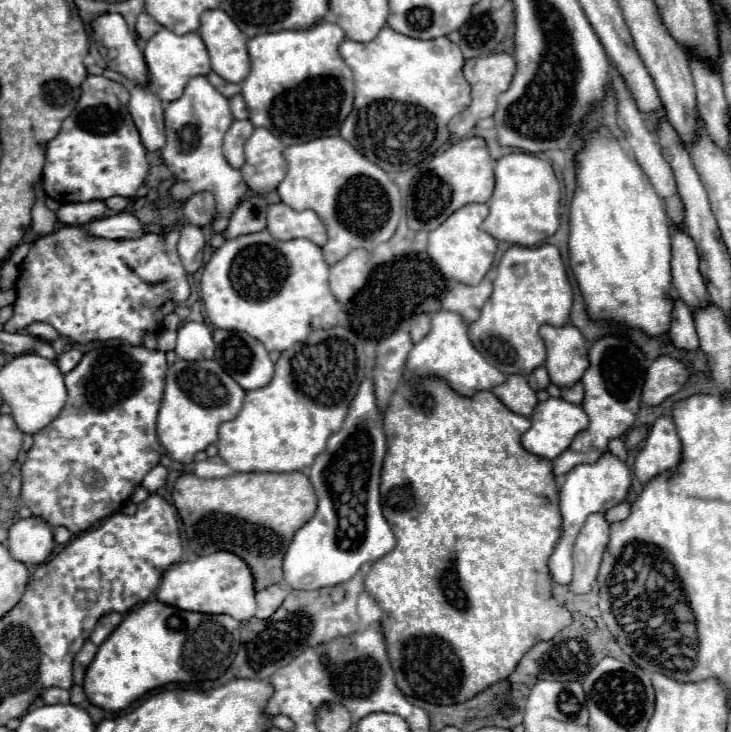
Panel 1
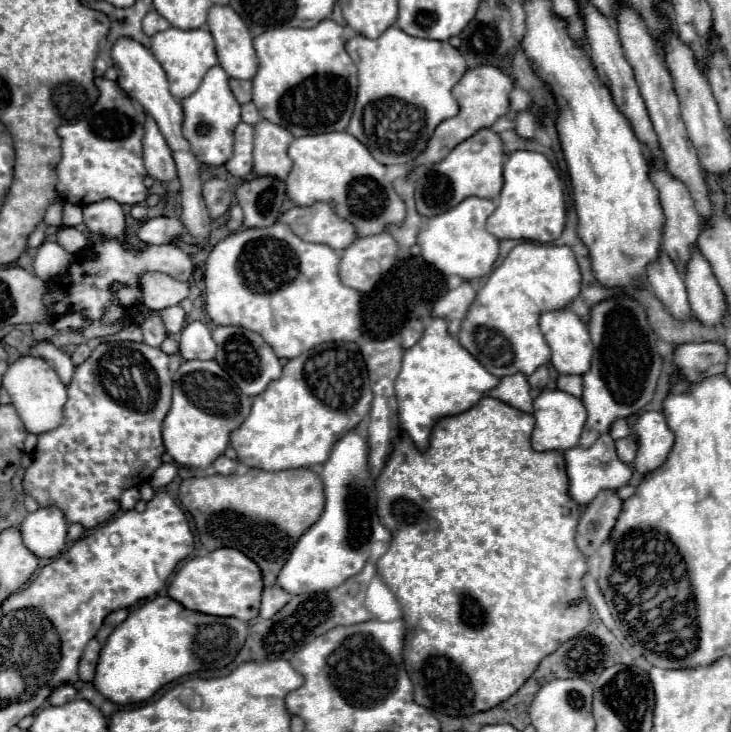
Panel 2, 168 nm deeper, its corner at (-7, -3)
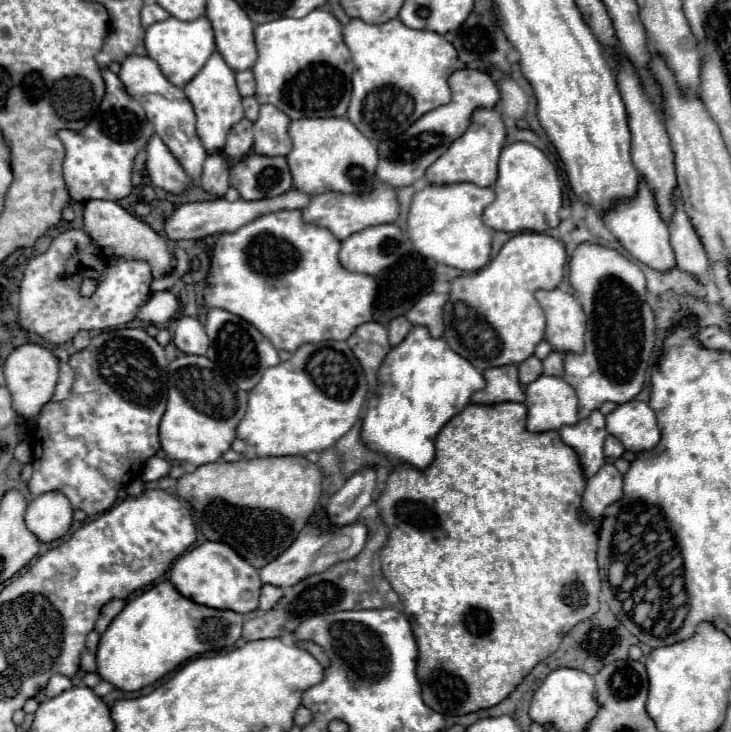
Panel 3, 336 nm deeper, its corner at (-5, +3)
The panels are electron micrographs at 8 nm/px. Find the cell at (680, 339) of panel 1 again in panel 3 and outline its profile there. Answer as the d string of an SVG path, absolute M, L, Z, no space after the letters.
M639 178L639 188L635 196L615 202L609 210L601 214L601 220L605 228L623 244L623 248L639 262L651 266L653 270L661 270L661 272L667 272L675 266L675 256L669 244L669 226L661 218L655 196L643 178Z

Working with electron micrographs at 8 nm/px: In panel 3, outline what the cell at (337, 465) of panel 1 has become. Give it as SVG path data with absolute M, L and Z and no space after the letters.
M321 514L317 524L307 526L307 528L301 532L301 536L299 536L277 560L265 564L265 566L259 570L261 582L263 582L263 584L273 584L273 586L287 588L287 586L293 586L293 584L301 582L305 576L325 572L325 570L327 570L329 566L333 566L335 562L355 558L355 556L363 550L365 540L367 540L367 528L365 528L361 522L355 522L355 524L343 526L343 528L333 528L331 532L323 530L323 526L327 526L327 524L329 524L329 520Z

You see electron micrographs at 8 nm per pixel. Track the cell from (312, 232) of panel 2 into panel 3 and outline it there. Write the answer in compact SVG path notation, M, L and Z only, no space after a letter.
M375 186L371 192L365 194L325 192L321 196L315 196L313 204L309 204L309 208L303 208L303 212L305 212L305 220L313 224L321 224L323 228L329 228L339 240L345 240L347 236L363 228L395 222L399 218L399 200L397 200L397 192L391 186Z

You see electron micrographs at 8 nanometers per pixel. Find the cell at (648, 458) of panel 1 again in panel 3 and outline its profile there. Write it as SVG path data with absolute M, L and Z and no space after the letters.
M639 400L617 404L617 408L607 414L607 432L617 436L625 450L631 452L653 448L661 438L653 410Z

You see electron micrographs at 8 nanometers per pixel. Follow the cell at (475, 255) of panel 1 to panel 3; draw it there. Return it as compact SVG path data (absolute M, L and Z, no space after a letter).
M473 182L455 184L427 184L415 192L411 210L407 216L407 236L413 248L439 264L459 268L463 272L475 272L483 268L491 258L491 236L493 230L481 222L485 206L495 200L491 186L477 186Z

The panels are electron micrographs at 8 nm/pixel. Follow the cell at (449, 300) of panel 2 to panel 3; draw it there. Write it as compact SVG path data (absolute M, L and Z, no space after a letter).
M425 294L425 296L419 300L419 304L415 304L415 306L405 314L405 318L407 318L413 326L427 326L431 338L441 338L441 334L443 334L443 312L441 312L441 308L443 308L443 306L445 306L445 294Z

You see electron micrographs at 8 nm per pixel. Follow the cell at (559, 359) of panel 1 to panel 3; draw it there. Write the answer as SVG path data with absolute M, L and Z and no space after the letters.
M537 290L537 302L547 316L545 340L555 352L583 352L585 340L585 312L573 294L553 290Z

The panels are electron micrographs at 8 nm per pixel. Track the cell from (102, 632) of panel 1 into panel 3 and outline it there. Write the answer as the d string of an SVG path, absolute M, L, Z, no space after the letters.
M111 600L109 604L105 604L105 606L101 608L101 616L99 616L97 624L95 624L95 630L97 630L99 634L103 634L103 632L107 630L107 626L111 624L111 620L121 612L123 606L125 606L125 600Z

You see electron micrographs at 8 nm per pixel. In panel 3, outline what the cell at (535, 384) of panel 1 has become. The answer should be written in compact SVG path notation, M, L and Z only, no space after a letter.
M531 356L519 364L519 382L521 384L533 382L533 380L537 380L537 376L541 376L541 360L539 358Z

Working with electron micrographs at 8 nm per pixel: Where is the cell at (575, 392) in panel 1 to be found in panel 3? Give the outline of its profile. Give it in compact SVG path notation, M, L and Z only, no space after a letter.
M551 352L551 354L543 360L543 374L561 376L561 364L563 364L563 356L561 356L559 352Z

